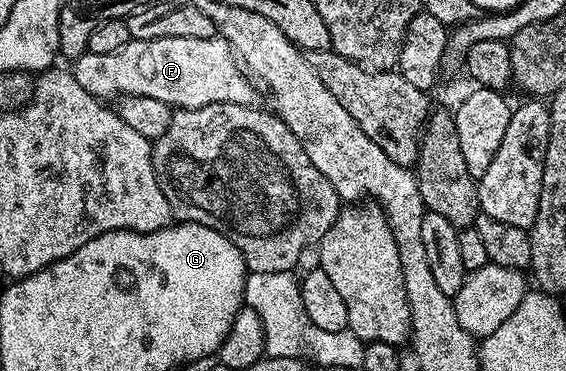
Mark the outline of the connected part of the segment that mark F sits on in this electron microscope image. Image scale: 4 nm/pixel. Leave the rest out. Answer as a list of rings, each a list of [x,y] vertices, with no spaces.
[[[221,36],[209,39],[177,39],[176,37],[162,37],[161,39],[145,39],[144,41],[130,41],[125,47],[117,51],[108,51],[105,55],[96,53],[82,53],[74,58],[73,72],[77,83],[85,87],[95,97],[100,99],[118,99],[124,95],[129,97],[148,97],[157,99],[161,103],[175,109],[196,109],[205,107],[209,103],[237,103],[238,105],[254,106],[256,86],[241,68],[240,62],[231,51],[231,44]]]

